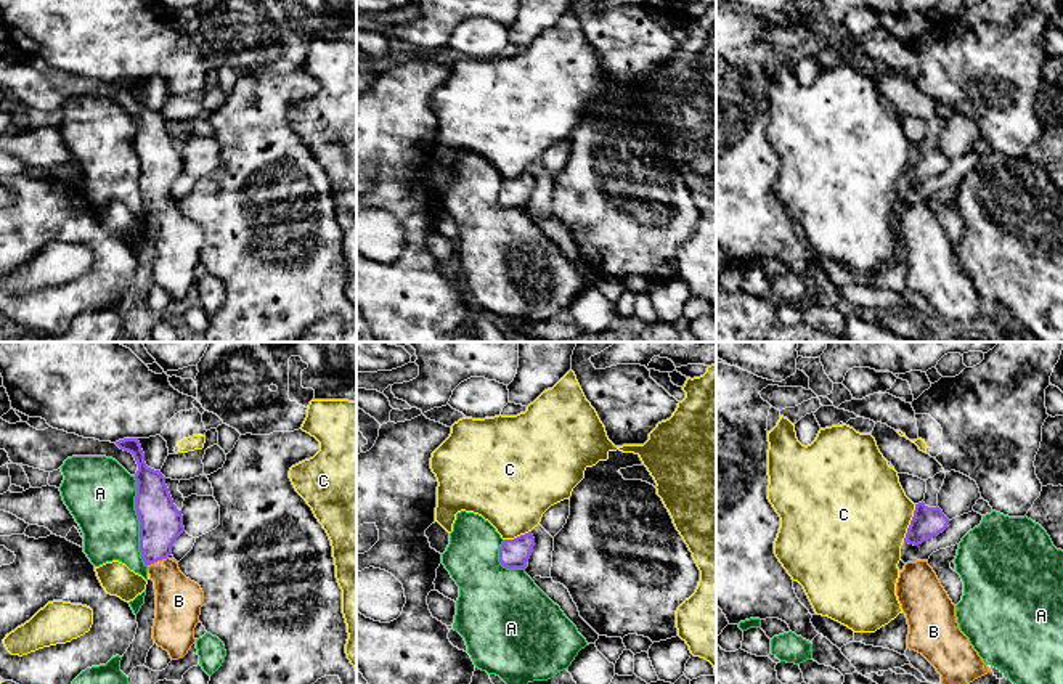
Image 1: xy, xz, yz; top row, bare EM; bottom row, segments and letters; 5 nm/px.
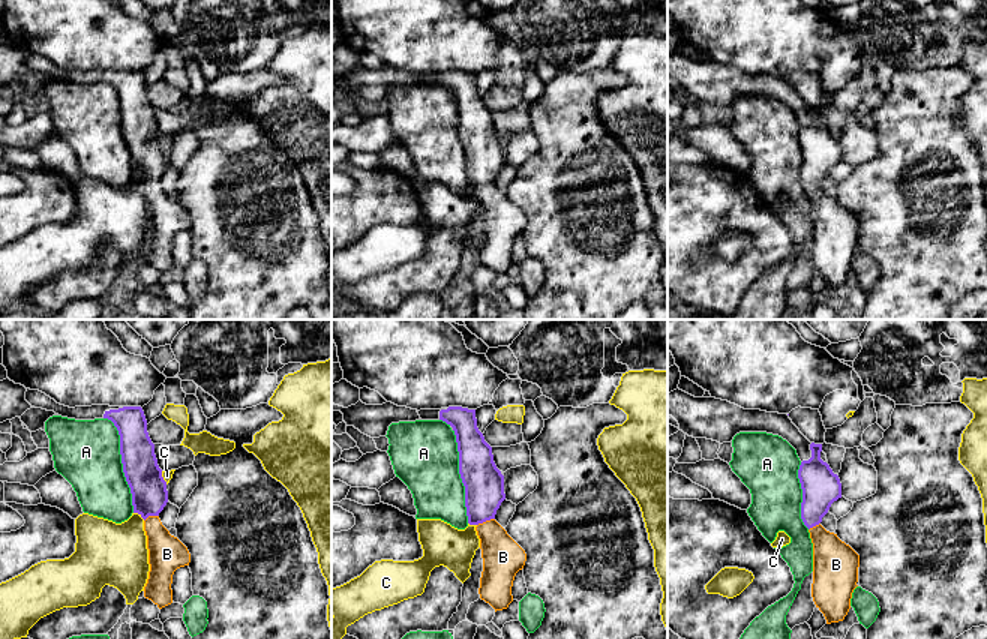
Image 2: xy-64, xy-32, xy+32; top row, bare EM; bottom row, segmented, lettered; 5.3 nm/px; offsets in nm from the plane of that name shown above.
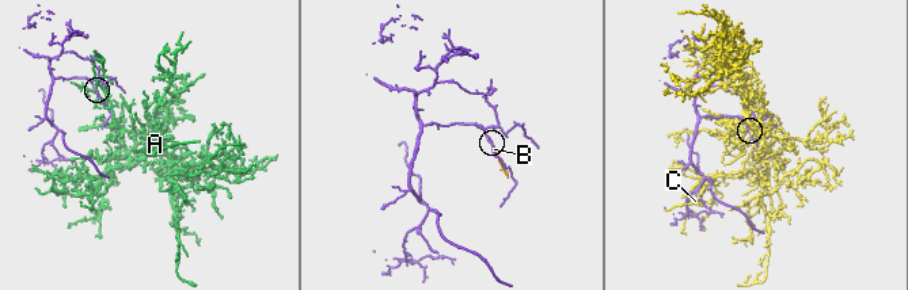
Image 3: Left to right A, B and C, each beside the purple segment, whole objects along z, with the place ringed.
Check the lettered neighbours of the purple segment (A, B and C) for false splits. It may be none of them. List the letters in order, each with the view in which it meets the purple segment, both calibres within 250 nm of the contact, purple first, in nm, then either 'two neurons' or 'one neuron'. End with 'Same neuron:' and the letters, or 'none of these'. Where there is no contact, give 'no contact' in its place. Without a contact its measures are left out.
A: meets purple in xy; 220 nm thick on the purple side, 360 nm on the other; two neurons
B: meets purple in xy; 220 nm thick on the purple side, 240 nm on the other; one neuron
C: meets purple in yz; 160 nm thick on the purple side, 480 nm on the other; two neurons
Same neuron: B

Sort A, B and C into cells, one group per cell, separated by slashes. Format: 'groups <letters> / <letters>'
groups A / B / C

